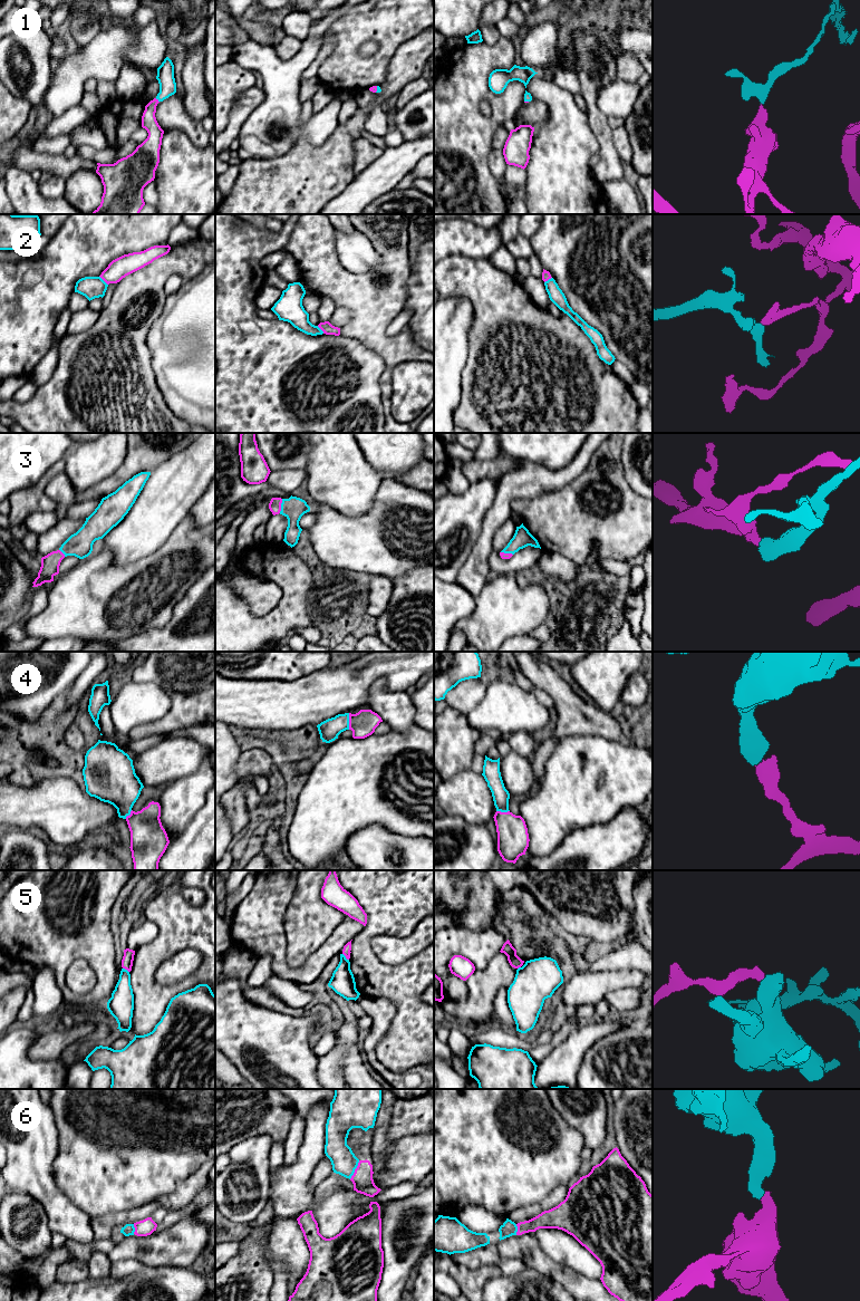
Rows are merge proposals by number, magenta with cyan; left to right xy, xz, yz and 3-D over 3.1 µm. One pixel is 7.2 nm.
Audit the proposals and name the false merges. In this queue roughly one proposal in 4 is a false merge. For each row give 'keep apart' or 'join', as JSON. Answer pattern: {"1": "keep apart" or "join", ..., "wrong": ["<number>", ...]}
{"1": "join", "2": "keep apart", "3": "join", "4": "join", "5": "keep apart", "6": "join", "wrong": ["2", "5"]}

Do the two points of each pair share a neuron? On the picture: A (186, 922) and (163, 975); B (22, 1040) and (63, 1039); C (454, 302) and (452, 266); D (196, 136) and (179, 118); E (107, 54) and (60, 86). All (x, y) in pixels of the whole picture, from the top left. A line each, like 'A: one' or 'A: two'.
A: two
B: two
C: two
D: one
E: one

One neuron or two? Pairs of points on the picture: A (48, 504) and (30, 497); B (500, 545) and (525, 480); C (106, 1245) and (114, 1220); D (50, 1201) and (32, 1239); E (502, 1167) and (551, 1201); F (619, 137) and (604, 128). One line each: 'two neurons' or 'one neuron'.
A: one neuron
B: two neurons
C: two neurons
D: two neurons
E: two neurons
F: two neurons

